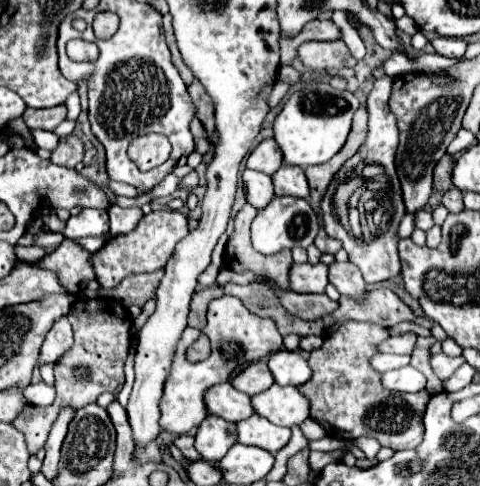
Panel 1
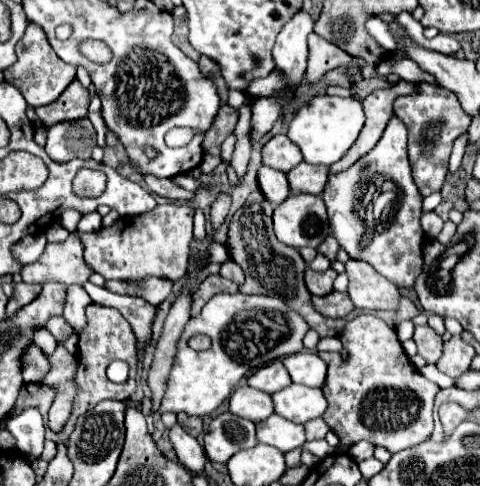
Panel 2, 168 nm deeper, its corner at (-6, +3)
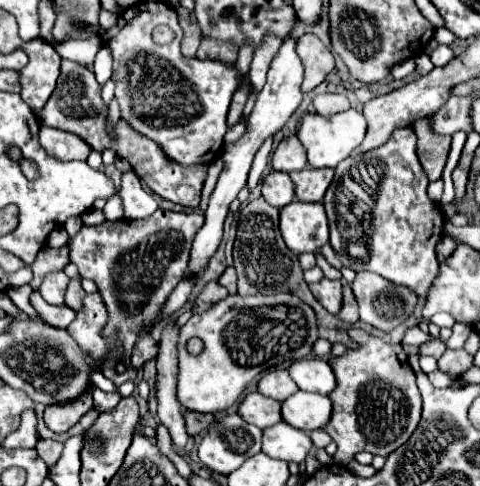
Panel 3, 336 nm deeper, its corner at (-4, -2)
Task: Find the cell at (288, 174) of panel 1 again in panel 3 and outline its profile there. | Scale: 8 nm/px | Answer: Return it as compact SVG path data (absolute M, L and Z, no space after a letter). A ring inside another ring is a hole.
M324 167L324 169L300 169L290 173L294 185L296 185L296 197L300 201L322 201L328 185L332 183L334 171Z

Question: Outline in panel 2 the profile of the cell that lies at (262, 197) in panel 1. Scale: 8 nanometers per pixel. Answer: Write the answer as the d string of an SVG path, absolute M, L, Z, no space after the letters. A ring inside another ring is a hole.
M260 166L258 184L260 184L260 190L264 192L264 198L268 198L268 202L272 202L272 204L280 204L290 194L286 174L280 170L274 170L270 166Z

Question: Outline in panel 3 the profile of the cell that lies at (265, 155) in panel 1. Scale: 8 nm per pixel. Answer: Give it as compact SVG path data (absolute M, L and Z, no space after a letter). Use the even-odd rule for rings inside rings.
M296 135L286 137L280 141L271 158L271 166L274 171L291 173L306 167L306 149L298 141Z

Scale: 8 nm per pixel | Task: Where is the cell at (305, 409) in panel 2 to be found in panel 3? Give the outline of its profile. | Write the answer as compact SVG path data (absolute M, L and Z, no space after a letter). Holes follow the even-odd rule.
M298 391L282 403L284 421L302 431L322 429L330 421L330 415L332 403L326 395Z

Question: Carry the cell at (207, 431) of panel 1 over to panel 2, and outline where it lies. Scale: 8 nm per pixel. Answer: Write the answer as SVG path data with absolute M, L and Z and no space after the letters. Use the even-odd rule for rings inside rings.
M224 412L216 416L204 436L204 450L212 462L226 464L232 454L256 446L254 424L246 418Z

